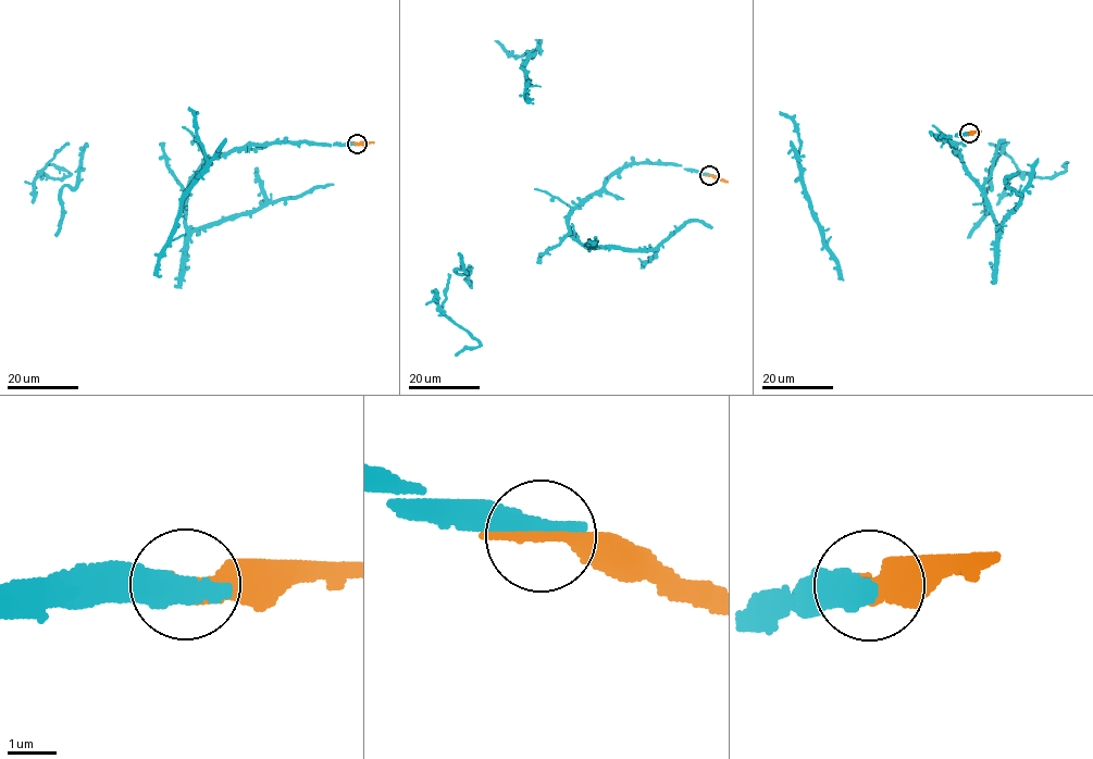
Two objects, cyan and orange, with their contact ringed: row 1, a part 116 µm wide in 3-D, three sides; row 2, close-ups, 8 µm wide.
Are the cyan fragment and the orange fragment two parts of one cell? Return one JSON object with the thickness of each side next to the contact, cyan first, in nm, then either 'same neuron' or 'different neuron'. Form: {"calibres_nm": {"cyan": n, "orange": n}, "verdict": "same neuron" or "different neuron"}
{"calibres_nm": {"cyan": 500, "orange": 400}, "verdict": "same neuron"}

